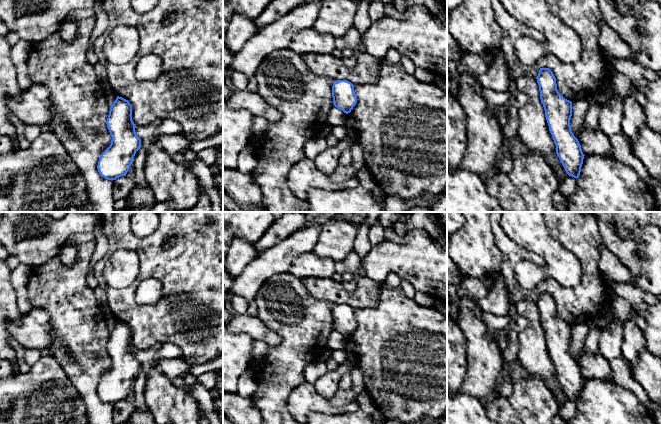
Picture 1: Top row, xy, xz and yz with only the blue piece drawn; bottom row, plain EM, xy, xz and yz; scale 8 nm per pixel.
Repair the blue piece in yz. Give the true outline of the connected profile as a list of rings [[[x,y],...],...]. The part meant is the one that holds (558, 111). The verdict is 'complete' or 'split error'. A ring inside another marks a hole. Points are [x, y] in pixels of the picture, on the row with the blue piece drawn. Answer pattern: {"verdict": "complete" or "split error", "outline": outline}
{"verdict": "complete", "outline": [[[540,68],[536,79],[549,131],[556,145],[556,154],[566,173],[577,179],[585,155],[571,131],[572,102],[558,92],[556,78],[549,68]]]}

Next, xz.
{"verdict": "complete", "outline": [[[347,80],[334,81],[332,97],[334,106],[346,114],[350,113],[357,103],[354,85]]]}

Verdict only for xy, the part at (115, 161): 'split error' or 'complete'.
complete

